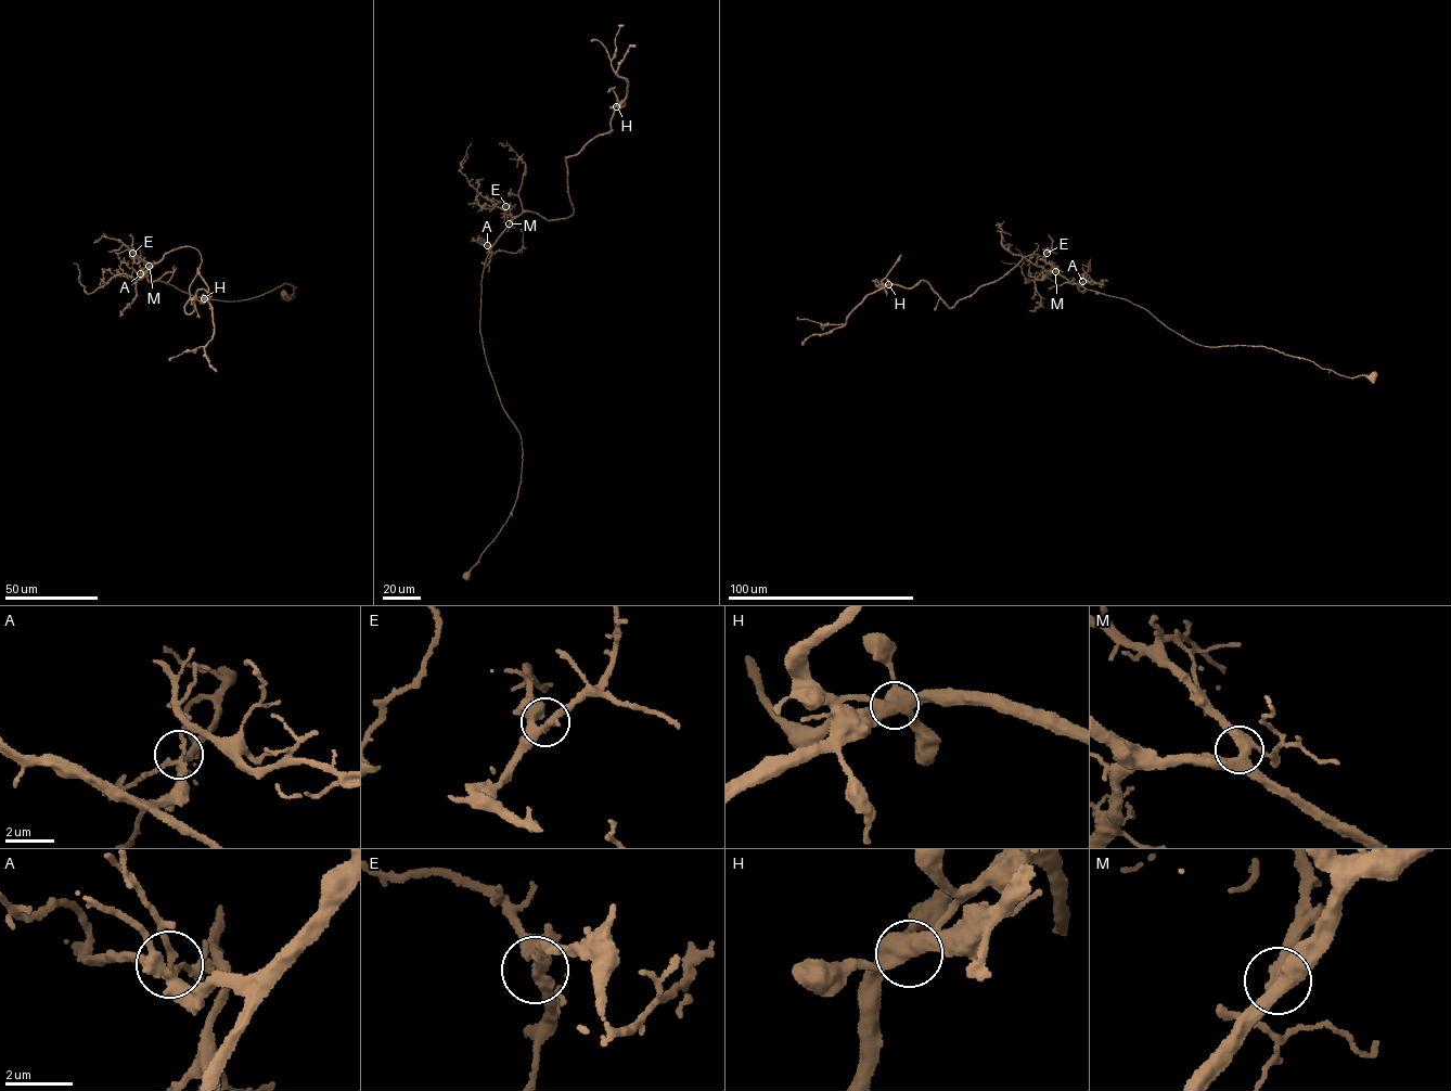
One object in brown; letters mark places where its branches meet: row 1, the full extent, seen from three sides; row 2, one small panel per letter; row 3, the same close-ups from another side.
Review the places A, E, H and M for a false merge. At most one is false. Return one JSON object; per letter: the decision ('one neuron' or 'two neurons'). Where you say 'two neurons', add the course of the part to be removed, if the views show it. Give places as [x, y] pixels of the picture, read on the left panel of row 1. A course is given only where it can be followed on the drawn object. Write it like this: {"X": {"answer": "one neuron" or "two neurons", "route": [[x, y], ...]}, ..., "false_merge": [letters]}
{"A": {"answer": "one neuron"}, "E": {"answer": "one neuron"}, "H": {"answer": "one neuron"}, "M": {"answer": "one neuron"}, "false_merge": []}

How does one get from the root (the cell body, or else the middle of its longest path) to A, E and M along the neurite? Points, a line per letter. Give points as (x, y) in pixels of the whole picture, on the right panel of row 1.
A: (1372, 376), (1348, 377), (1262, 346), (1199, 345), (1143, 308), (1087, 290), (1082, 281)
E: (1372, 376), (1348, 377), (1262, 346), (1196, 344), (1143, 308), (1067, 280), (1043, 260), (1047, 253)
M: (1372, 376), (1348, 377), (1262, 346), (1199, 345), (1143, 308), (1088, 290), (1055, 271)

